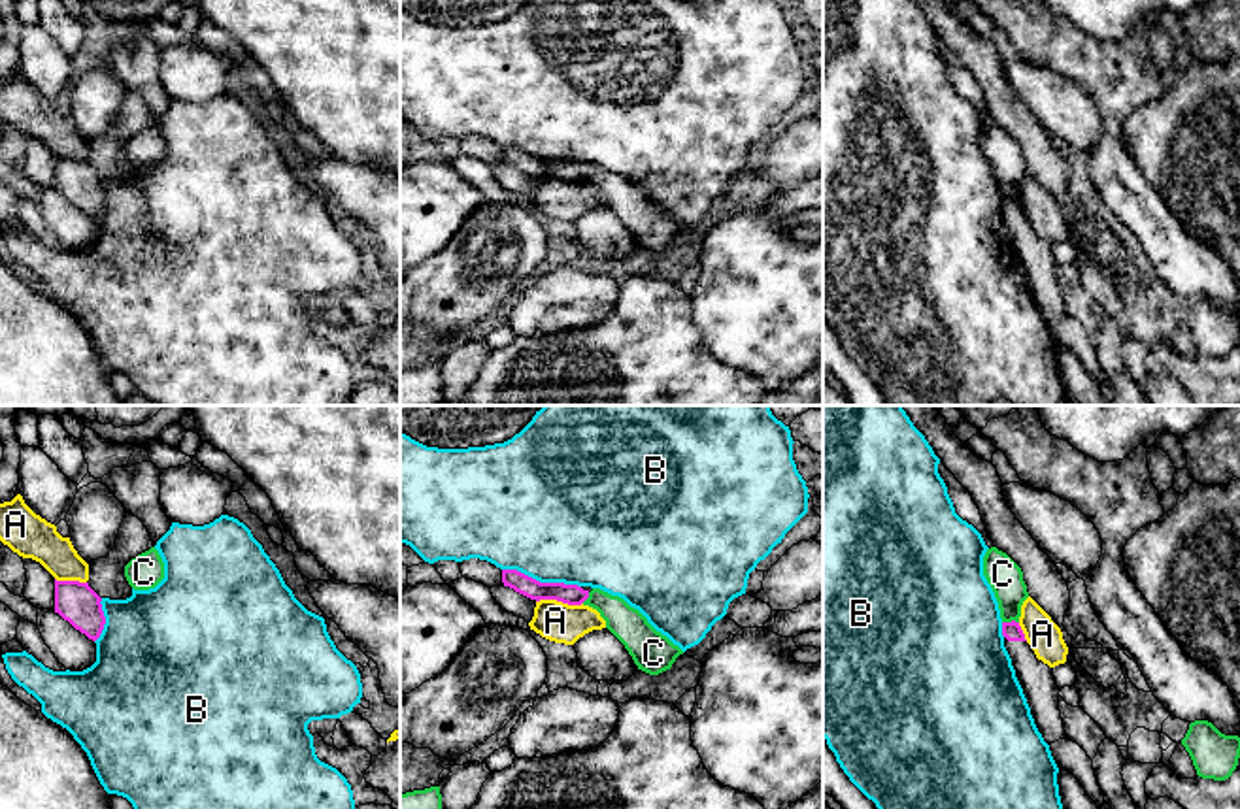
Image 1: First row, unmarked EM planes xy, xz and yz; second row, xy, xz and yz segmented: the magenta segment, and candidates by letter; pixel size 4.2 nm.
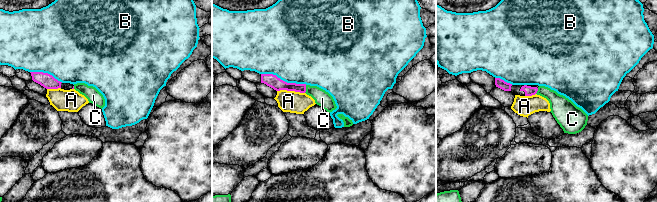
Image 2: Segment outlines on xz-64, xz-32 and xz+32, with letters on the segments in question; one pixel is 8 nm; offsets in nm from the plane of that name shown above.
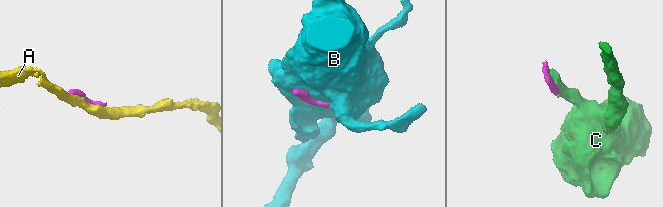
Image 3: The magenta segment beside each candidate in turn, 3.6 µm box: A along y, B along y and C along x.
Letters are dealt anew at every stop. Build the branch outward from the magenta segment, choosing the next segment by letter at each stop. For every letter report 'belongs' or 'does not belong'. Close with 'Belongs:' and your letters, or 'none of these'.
A: does not belong
B: does not belong
C: does not belong
Belongs: none of these

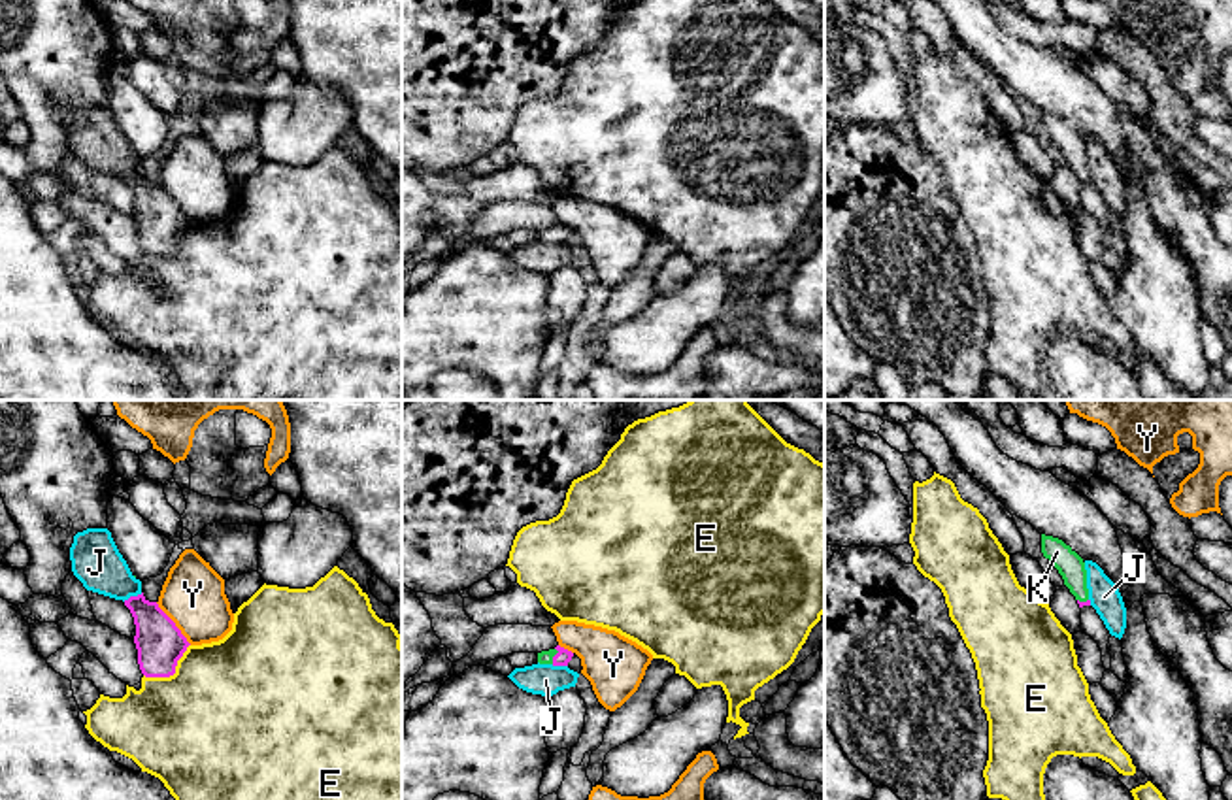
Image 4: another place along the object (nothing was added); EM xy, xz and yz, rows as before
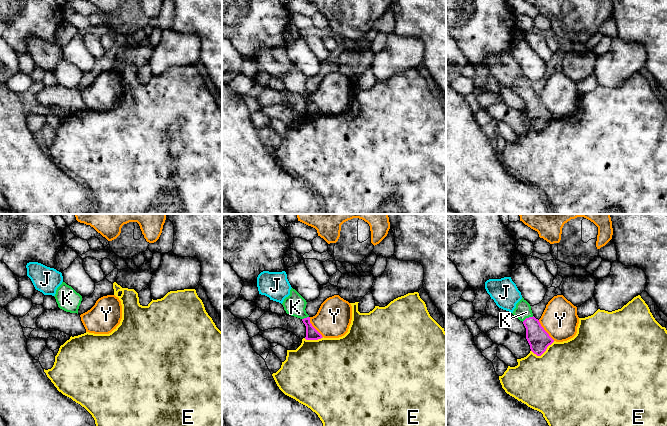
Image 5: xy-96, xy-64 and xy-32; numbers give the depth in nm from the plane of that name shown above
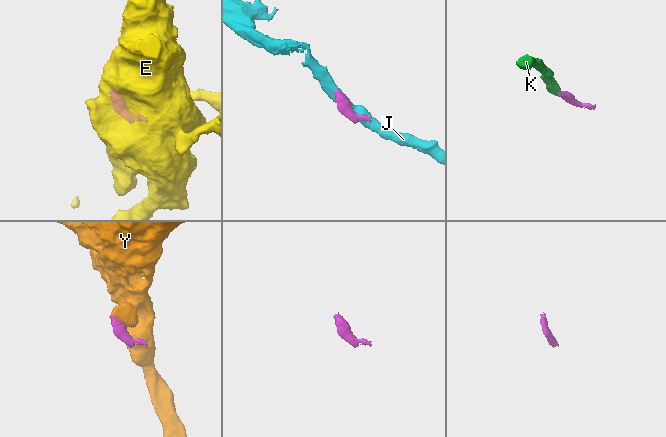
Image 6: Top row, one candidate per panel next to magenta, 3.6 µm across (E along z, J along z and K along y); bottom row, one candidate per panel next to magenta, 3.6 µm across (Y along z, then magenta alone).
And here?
E: does not belong
J: does not belong
K: belongs
Y: does not belong
Belongs: K

